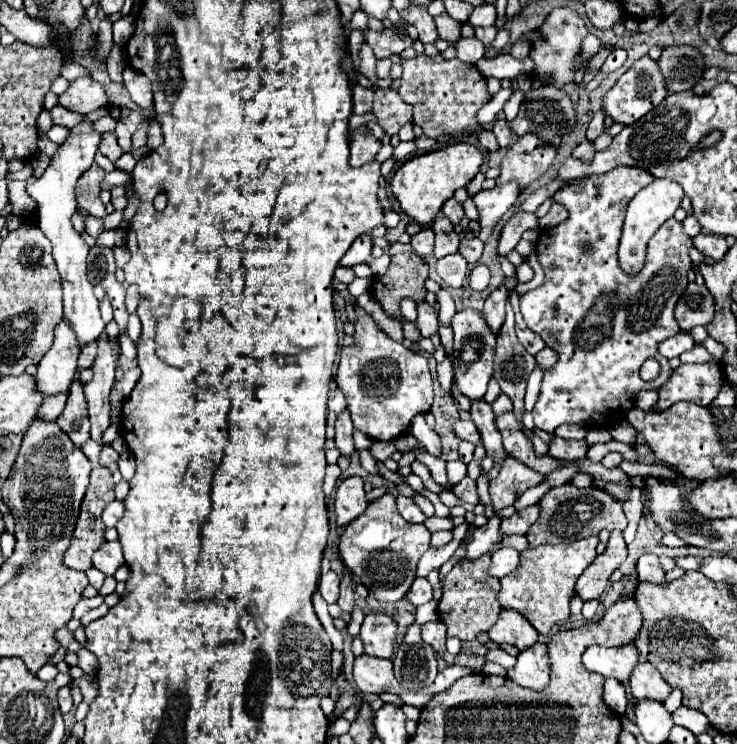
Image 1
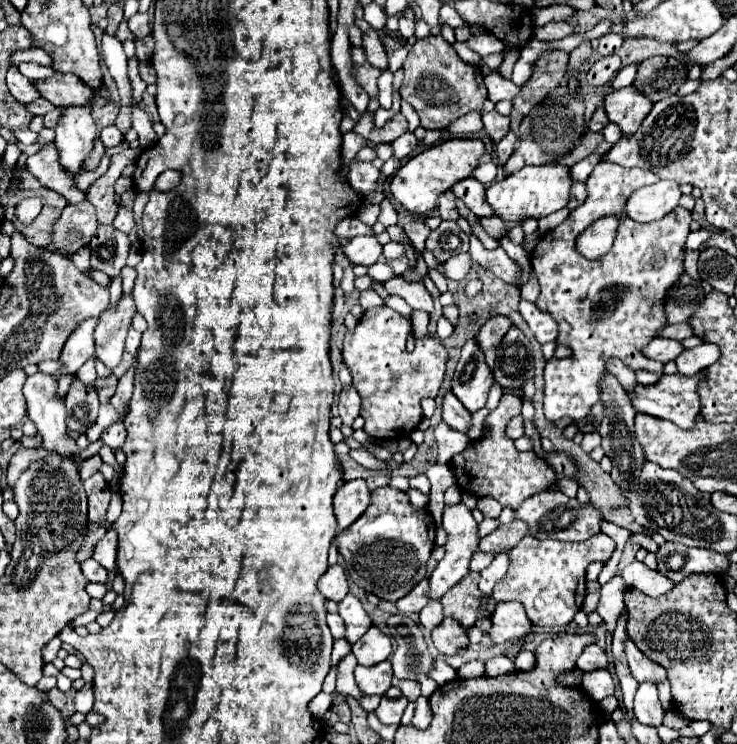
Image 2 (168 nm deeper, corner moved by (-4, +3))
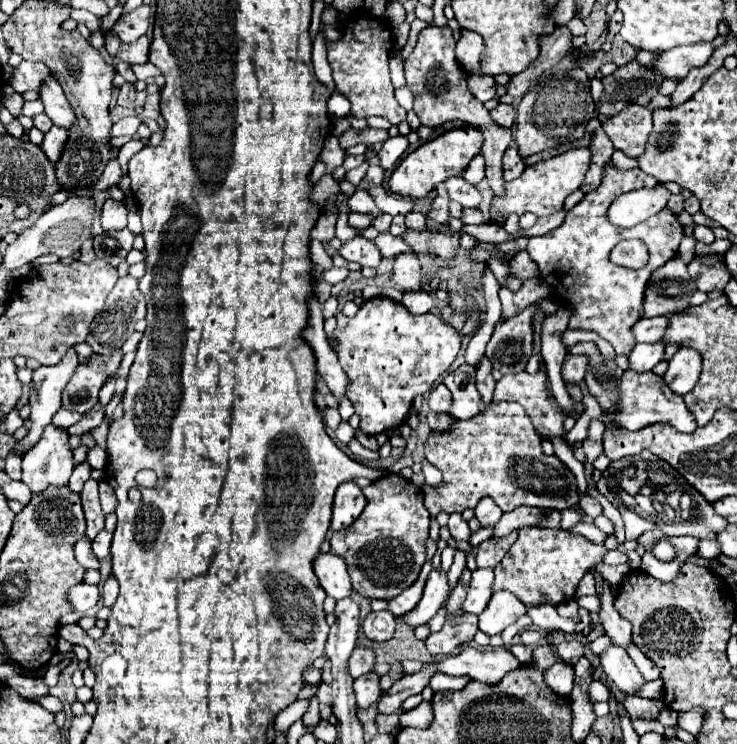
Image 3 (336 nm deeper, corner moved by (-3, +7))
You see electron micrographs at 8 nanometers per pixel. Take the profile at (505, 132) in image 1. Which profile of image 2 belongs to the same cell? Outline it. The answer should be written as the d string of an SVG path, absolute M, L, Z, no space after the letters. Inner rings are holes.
M510 131L510 133L496 145L496 155L498 155L498 165L500 165L500 167L510 159L510 155L514 153L514 147L516 147L516 135L514 135L514 131Z

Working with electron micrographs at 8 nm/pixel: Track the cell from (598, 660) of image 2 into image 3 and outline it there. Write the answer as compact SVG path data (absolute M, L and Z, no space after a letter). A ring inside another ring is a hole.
M563 641L557 645L557 653L561 657L561 661L575 665L583 655L585 655L585 645L581 641Z

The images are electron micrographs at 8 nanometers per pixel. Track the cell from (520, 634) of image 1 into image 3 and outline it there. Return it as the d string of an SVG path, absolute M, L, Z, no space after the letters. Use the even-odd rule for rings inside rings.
M497 591L493 593L487 609L479 615L479 629L487 635L499 635L525 613L527 607L515 595L509 595L509 591Z

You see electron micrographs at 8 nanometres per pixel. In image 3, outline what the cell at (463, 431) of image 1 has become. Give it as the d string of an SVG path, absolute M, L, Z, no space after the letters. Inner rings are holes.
M439 383L439 385L431 391L427 403L429 403L431 411L447 413L447 411L451 409L451 405L453 405L453 399L451 399L451 395L449 395L449 389L447 389L443 383Z

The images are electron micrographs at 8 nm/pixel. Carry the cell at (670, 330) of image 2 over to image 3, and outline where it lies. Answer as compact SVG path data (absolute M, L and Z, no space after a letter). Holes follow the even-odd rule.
M653 317L653 319L639 319L637 327L635 327L635 339L637 341L645 341L645 343L653 343L659 341L669 325L669 317Z

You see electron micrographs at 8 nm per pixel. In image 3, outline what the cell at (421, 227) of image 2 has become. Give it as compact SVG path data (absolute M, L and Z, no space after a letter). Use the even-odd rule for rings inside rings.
M407 213L405 215L405 225L407 229L413 229L413 231L425 231L427 229L427 219L423 213Z

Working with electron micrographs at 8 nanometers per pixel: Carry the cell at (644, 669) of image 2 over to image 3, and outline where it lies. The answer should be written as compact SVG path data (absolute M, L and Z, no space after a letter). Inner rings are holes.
M607 583L603 589L603 597L601 597L599 617L605 627L605 633L613 639L613 643L627 649L631 645L631 625L627 623L627 619L621 619L621 615L617 615L615 607L613 607L613 595L611 595Z

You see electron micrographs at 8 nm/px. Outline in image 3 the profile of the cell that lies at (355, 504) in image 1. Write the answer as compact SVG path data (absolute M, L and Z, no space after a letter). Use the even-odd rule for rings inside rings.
M355 481L341 483L335 493L331 529L333 531L347 529L359 517L363 507L365 507L365 495L363 495L361 487Z

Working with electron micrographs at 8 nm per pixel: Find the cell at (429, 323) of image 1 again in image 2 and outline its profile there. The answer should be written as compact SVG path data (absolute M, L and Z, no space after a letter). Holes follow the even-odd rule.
M394 275L392 279L386 281L386 291L388 291L388 295L402 297L412 309L422 309L428 313L434 309L430 293L418 281L406 281L402 275Z

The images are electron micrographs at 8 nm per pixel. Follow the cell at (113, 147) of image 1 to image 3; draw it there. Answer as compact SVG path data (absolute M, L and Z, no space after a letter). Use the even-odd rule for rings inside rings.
M127 117L123 121L117 121L111 127L111 145L113 143L125 143L131 135L135 135L135 131L137 131L139 125L141 125L139 117Z

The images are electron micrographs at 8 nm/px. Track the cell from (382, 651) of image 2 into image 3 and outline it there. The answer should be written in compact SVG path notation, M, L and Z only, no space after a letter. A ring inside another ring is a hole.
M355 647L353 655L349 659L349 673L353 675L353 679L357 679L363 673L369 673L373 669L375 661L377 661L377 655L375 655L373 649L369 649L369 647Z

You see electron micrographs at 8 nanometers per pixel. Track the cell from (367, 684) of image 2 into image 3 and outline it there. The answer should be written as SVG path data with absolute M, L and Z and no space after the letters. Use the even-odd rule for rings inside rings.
M369 671L355 679L355 697L359 707L369 707L371 703L377 703L381 697L381 687L379 687L379 675Z

